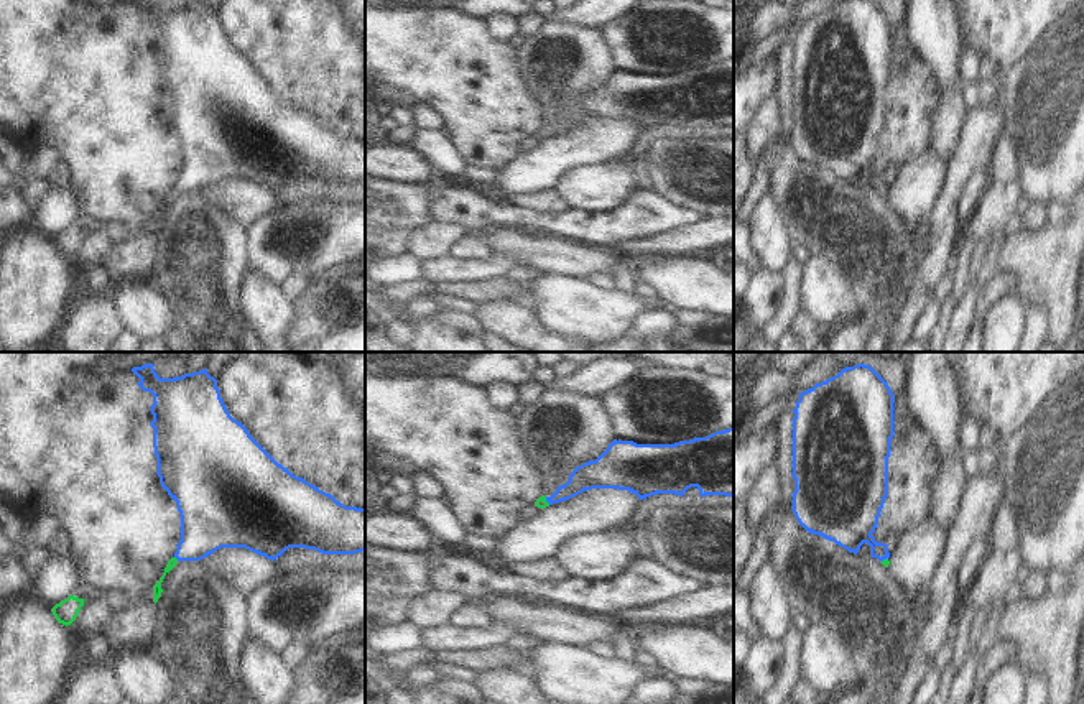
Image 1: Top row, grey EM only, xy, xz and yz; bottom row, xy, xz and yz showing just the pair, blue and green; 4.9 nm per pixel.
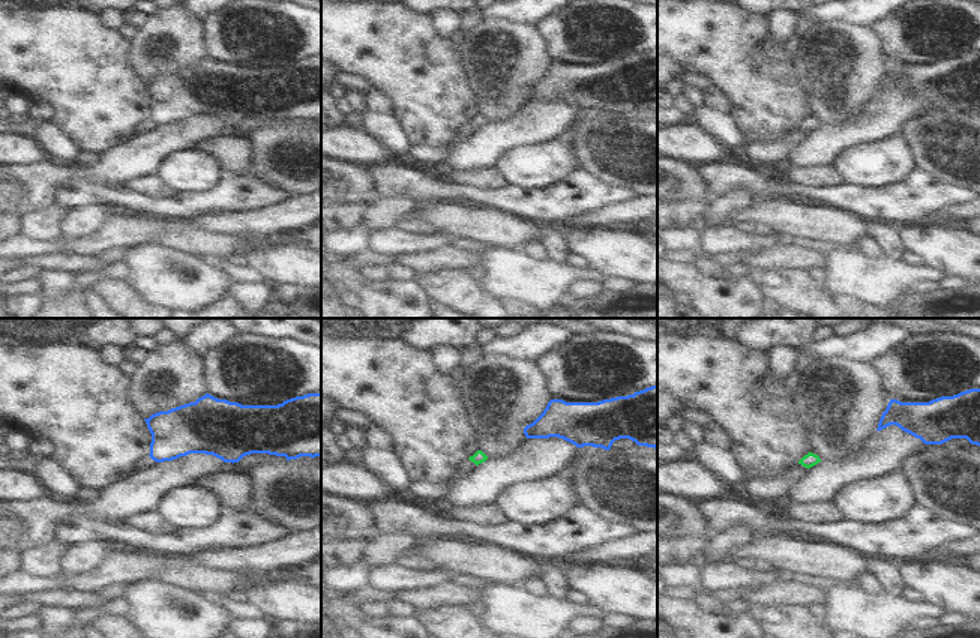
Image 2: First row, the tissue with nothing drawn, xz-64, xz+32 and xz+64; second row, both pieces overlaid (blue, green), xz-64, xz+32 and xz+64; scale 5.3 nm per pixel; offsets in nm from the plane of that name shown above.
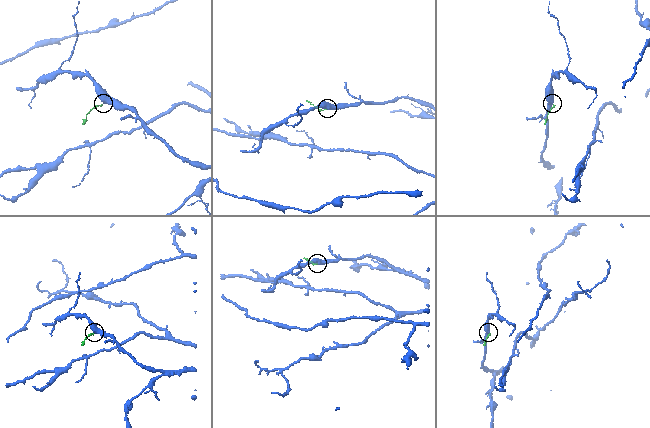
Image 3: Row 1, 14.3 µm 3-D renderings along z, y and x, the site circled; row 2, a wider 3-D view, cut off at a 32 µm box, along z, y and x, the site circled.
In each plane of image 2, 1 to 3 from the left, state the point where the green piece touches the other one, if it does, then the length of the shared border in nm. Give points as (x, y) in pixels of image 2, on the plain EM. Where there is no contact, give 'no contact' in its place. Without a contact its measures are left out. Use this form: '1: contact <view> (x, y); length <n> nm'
1: no contact
2: no contact
3: no contact

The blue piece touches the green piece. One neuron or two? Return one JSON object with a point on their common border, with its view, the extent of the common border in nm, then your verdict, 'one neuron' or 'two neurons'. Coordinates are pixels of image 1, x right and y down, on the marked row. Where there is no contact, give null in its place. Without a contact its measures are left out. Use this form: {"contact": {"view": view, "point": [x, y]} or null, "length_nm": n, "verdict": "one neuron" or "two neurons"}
{"contact": {"view": "xy", "point": [176, 558]}, "length_nm": 30, "verdict": "one neuron"}

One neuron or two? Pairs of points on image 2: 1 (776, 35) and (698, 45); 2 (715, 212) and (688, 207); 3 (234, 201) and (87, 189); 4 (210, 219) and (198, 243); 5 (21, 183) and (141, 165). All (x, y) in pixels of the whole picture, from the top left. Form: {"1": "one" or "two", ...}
{"1": "two", "2": "two", "3": "one", "4": "two", "5": "one"}

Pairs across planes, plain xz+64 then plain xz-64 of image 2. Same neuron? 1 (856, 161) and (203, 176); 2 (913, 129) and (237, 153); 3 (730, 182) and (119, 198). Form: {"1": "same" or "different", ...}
{"1": "same", "2": "different", "3": "same"}

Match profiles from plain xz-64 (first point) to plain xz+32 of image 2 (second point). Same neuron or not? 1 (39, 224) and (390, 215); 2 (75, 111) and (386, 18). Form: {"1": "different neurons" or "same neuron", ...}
{"1": "same neuron", "2": "same neuron"}

